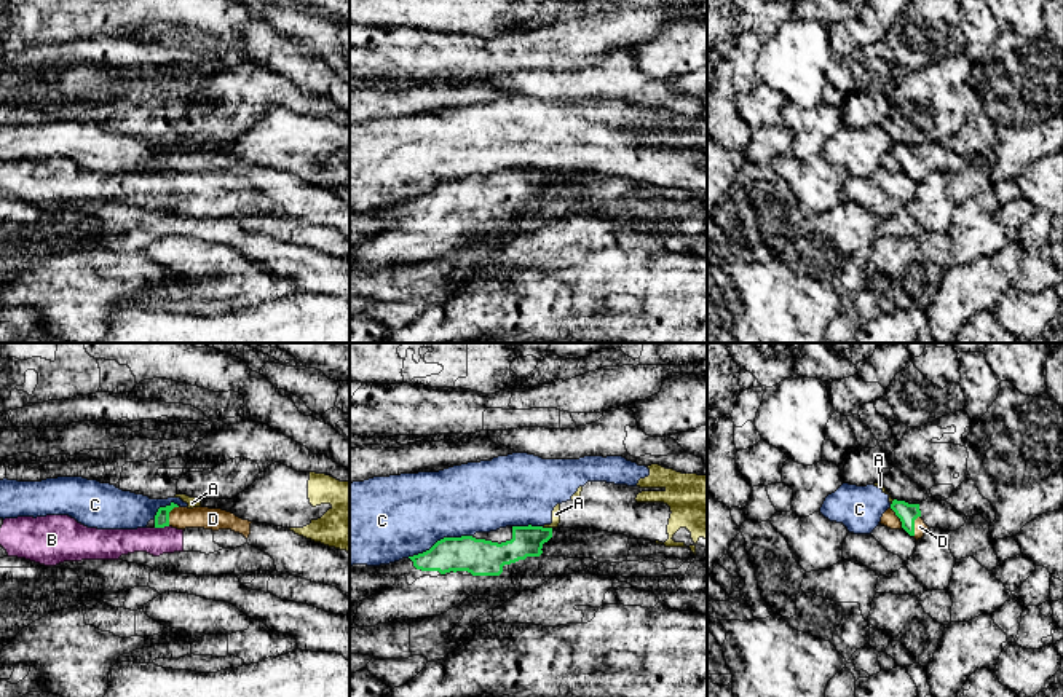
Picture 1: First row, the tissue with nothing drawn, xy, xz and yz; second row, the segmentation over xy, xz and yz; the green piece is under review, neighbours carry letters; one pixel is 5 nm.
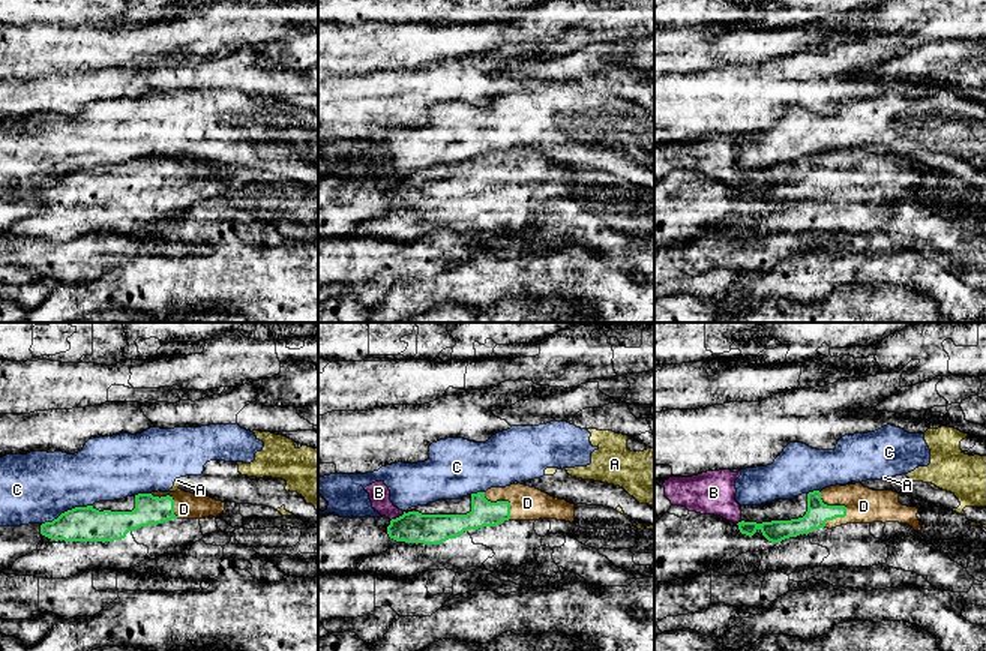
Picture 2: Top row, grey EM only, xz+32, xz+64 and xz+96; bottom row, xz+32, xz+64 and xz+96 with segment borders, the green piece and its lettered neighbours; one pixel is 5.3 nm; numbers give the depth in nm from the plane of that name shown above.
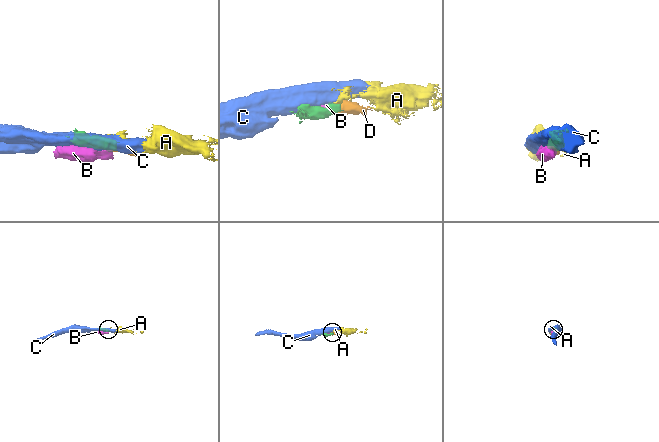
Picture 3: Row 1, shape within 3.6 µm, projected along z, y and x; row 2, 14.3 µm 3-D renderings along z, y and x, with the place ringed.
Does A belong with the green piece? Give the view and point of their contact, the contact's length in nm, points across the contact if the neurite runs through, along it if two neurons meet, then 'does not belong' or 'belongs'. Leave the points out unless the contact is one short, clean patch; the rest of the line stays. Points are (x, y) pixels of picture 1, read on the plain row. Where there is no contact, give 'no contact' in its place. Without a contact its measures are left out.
xz (546, 171) | 60 nm | along xz (541, 169), (551, 171) | does not belong

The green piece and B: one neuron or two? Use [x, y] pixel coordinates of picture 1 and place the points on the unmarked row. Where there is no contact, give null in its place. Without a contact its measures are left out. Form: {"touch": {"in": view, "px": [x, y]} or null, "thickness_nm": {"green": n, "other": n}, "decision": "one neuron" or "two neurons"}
{"touch": {"in": "xy", "px": [162, 169]}, "thickness_nm": {"green": 80, "other": 140}, "decision": "two neurons"}

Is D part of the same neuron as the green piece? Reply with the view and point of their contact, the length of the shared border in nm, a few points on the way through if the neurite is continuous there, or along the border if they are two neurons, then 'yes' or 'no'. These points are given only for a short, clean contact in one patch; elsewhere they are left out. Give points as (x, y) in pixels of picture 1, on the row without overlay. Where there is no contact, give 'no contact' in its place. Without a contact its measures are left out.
meets green in xy at (168, 157); contact 120 nm long; runs through xy (162, 161), (168, 157), (179, 160); yes

